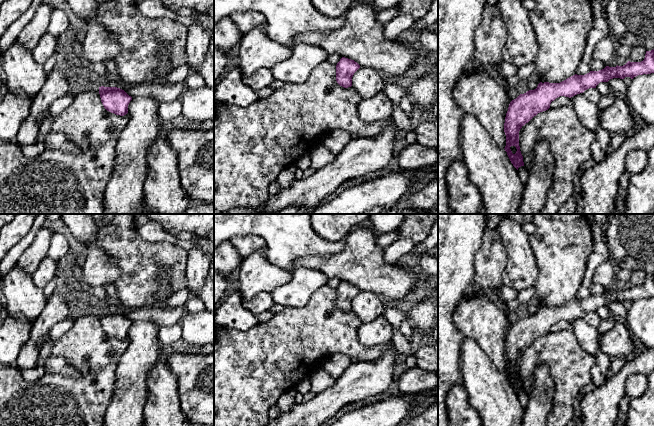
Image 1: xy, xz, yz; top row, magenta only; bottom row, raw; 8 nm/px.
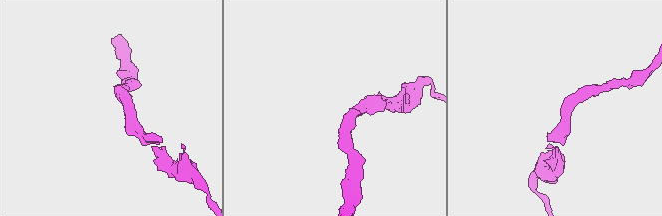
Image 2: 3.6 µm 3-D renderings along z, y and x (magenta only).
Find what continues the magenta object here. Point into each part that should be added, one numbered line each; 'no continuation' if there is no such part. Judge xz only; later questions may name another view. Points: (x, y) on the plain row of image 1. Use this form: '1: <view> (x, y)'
no continuation

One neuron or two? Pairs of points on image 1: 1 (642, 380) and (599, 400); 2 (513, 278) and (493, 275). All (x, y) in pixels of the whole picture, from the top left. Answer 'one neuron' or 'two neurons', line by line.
1: two neurons
2: two neurons

